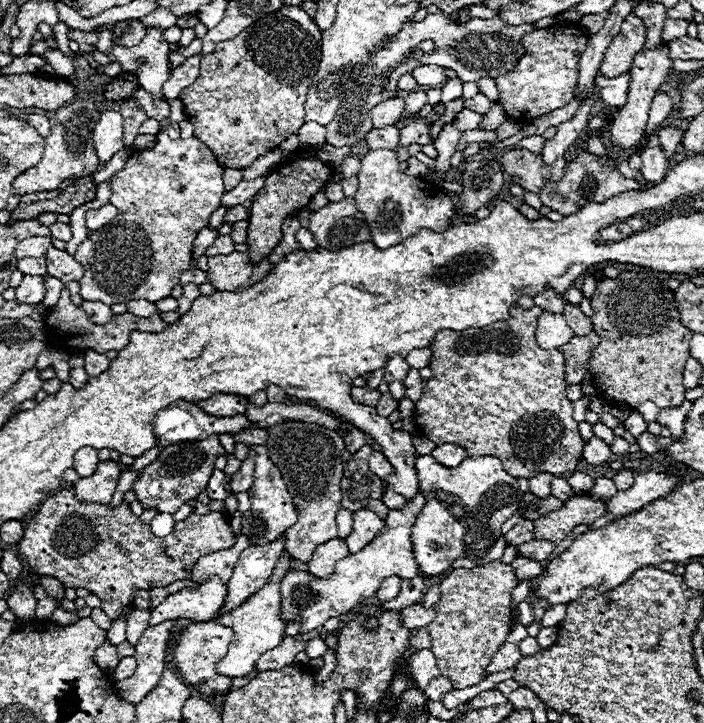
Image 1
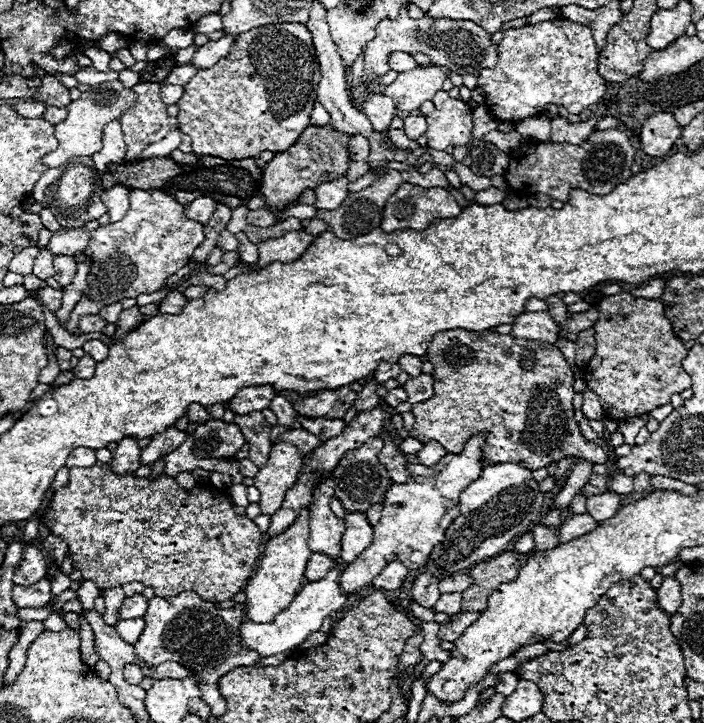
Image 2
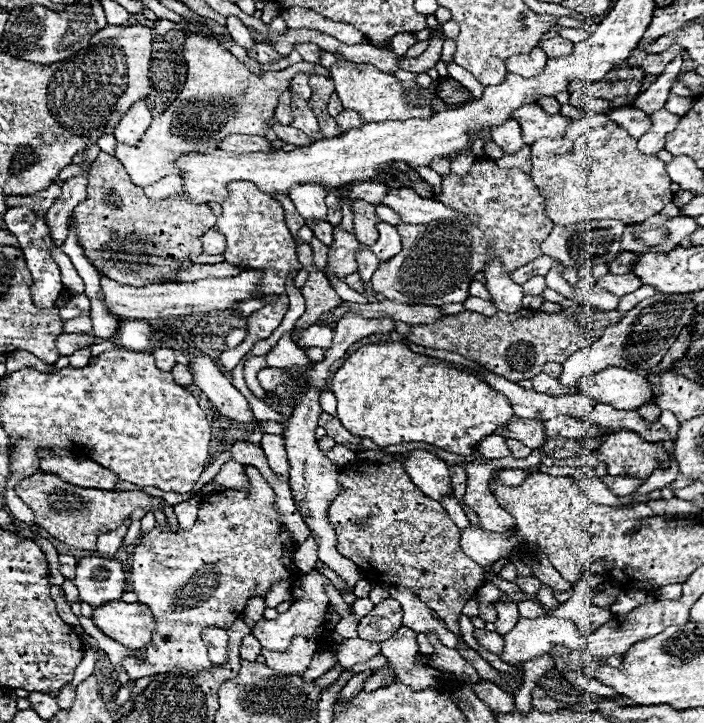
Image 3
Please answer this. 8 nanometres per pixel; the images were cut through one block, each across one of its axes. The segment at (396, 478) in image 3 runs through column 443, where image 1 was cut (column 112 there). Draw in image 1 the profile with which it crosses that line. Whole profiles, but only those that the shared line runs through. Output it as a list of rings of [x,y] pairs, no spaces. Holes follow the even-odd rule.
[[[66,484],[64,488],[58,488],[52,496],[48,496],[40,504],[32,524],[28,524],[28,528],[24,530],[24,538],[18,544],[18,554],[24,556],[32,572],[42,576],[52,574],[54,578],[60,578],[60,582],[64,582],[66,588],[90,590],[94,596],[100,598],[102,610],[110,616],[110,620],[116,620],[122,608],[132,604],[134,590],[164,588],[176,580],[188,580],[192,566],[196,564],[198,558],[218,550],[226,550],[236,542],[236,534],[232,532],[228,516],[224,512],[208,512],[204,516],[190,514],[186,520],[174,524],[172,534],[168,534],[166,538],[160,538],[152,534],[150,524],[144,524],[138,516],[132,514],[130,504],[122,502],[120,506],[112,508],[108,504],[80,502],[72,488],[74,484]]]

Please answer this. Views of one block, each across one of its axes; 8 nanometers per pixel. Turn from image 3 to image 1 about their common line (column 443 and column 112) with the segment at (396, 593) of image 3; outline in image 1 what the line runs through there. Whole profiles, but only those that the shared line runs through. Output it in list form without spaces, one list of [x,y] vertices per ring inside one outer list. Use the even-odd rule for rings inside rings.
[[[130,604],[130,606],[126,606],[124,610],[122,610],[122,614],[118,616],[118,620],[116,622],[112,622],[112,626],[110,626],[110,630],[108,630],[108,640],[116,646],[116,644],[120,644],[120,642],[124,642],[124,634],[126,634],[126,620],[128,620],[128,616],[132,614],[136,610],[136,606],[134,604]]]

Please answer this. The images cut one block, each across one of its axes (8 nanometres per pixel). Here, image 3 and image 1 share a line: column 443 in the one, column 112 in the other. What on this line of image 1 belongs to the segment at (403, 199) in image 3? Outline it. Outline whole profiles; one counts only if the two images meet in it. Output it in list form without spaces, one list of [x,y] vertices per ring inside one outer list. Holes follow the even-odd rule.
[[[110,202],[100,206],[100,208],[92,208],[92,210],[86,212],[86,228],[90,232],[94,232],[94,230],[102,228],[104,224],[108,224],[116,214],[118,214],[118,208],[114,204],[110,204]]]

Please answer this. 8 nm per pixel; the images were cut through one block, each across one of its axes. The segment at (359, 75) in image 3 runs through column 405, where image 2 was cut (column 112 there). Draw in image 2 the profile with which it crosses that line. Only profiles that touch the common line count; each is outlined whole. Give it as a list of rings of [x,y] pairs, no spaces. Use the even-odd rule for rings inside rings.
[[[120,80],[114,82],[104,82],[94,86],[90,92],[82,92],[82,96],[78,100],[72,100],[68,104],[68,118],[60,124],[56,124],[56,138],[58,138],[58,148],[48,154],[46,158],[42,158],[44,164],[48,164],[50,168],[62,166],[66,164],[70,158],[74,156],[92,156],[98,150],[102,150],[102,130],[104,124],[108,124],[112,118],[120,118],[120,114],[124,114],[126,110],[130,110],[136,102],[136,94],[126,88]]]

